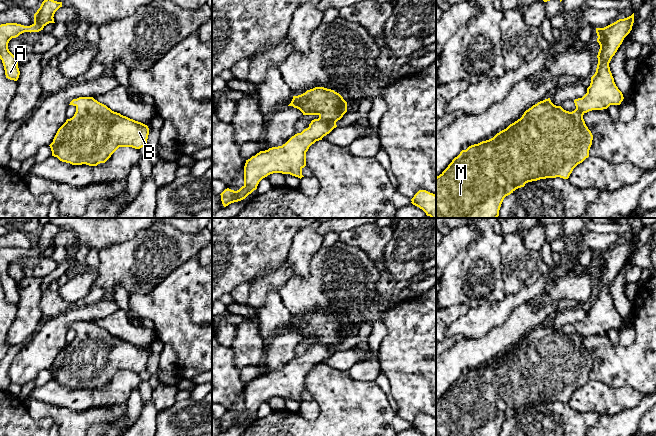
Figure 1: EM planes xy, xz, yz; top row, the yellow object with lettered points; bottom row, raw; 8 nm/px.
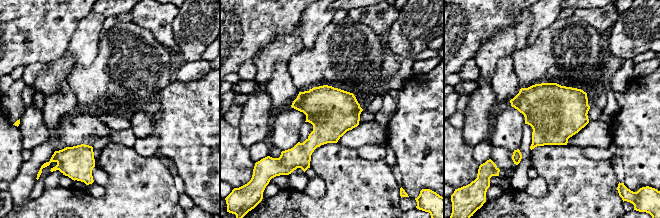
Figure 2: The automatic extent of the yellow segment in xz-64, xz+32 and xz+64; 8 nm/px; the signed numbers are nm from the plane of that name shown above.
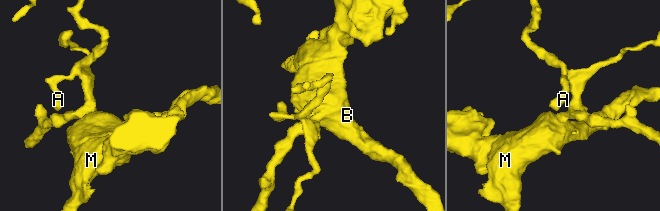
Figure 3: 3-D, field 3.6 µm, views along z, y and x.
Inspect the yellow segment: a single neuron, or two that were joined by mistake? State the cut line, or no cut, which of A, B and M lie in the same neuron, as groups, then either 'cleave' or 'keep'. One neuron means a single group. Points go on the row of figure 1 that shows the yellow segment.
no cut; A B M; keep

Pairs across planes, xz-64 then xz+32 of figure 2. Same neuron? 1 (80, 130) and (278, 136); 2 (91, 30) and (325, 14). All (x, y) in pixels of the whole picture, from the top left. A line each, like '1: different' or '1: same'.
1: same
2: same

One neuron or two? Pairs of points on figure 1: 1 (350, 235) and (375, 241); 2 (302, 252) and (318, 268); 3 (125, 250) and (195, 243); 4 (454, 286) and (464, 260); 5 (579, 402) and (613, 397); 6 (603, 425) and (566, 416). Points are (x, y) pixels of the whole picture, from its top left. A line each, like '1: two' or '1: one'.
1: one
2: two
3: one
4: one
5: one
6: two

